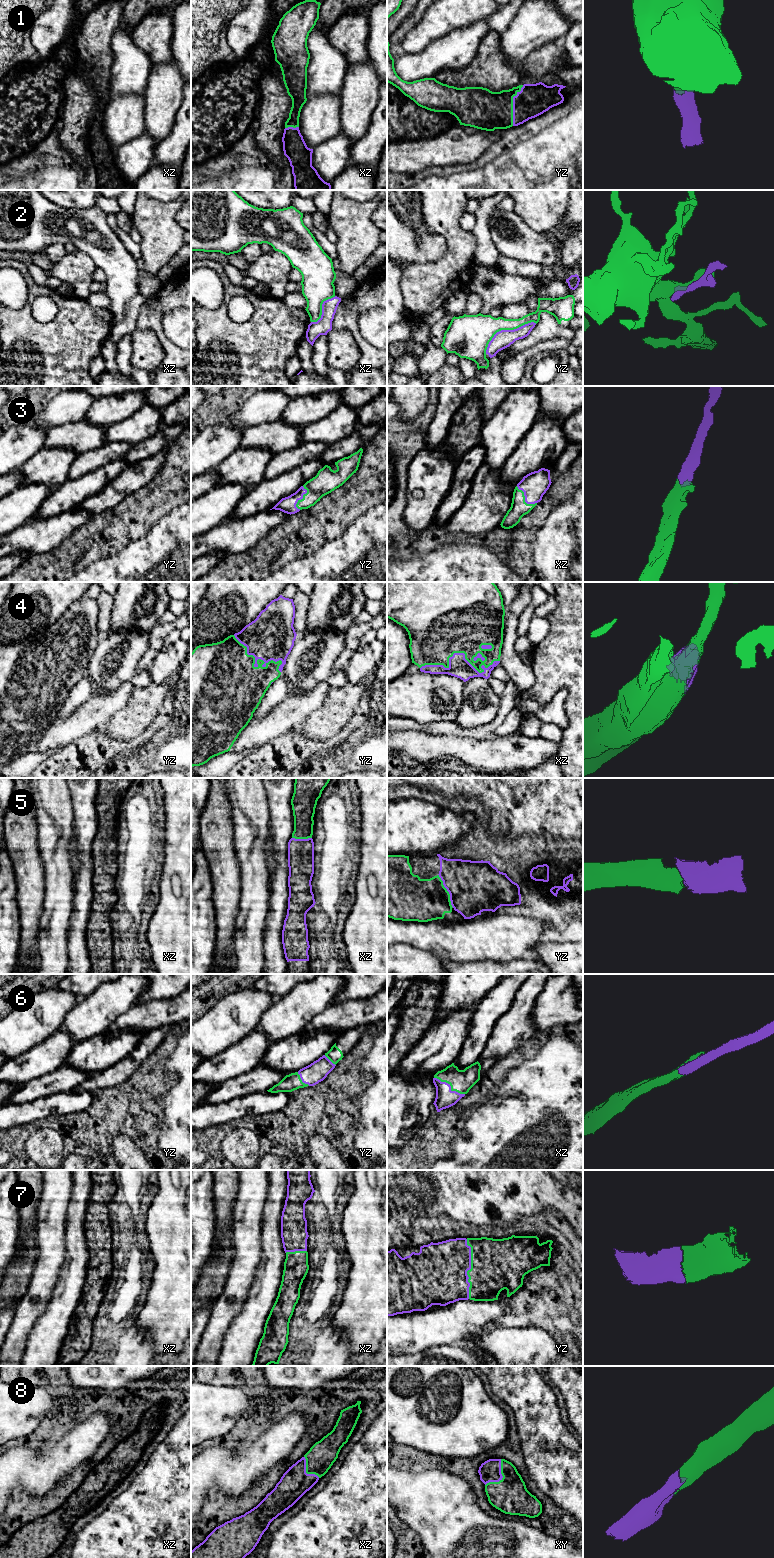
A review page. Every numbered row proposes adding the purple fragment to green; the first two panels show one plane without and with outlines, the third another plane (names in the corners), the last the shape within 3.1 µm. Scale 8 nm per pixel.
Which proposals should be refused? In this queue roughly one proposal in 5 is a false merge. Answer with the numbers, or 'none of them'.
2

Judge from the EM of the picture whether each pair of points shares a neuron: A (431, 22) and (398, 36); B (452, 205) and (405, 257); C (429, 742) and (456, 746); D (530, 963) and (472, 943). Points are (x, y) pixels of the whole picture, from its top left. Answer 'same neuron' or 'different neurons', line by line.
A: different neurons
B: different neurons
C: same neuron
D: different neurons

